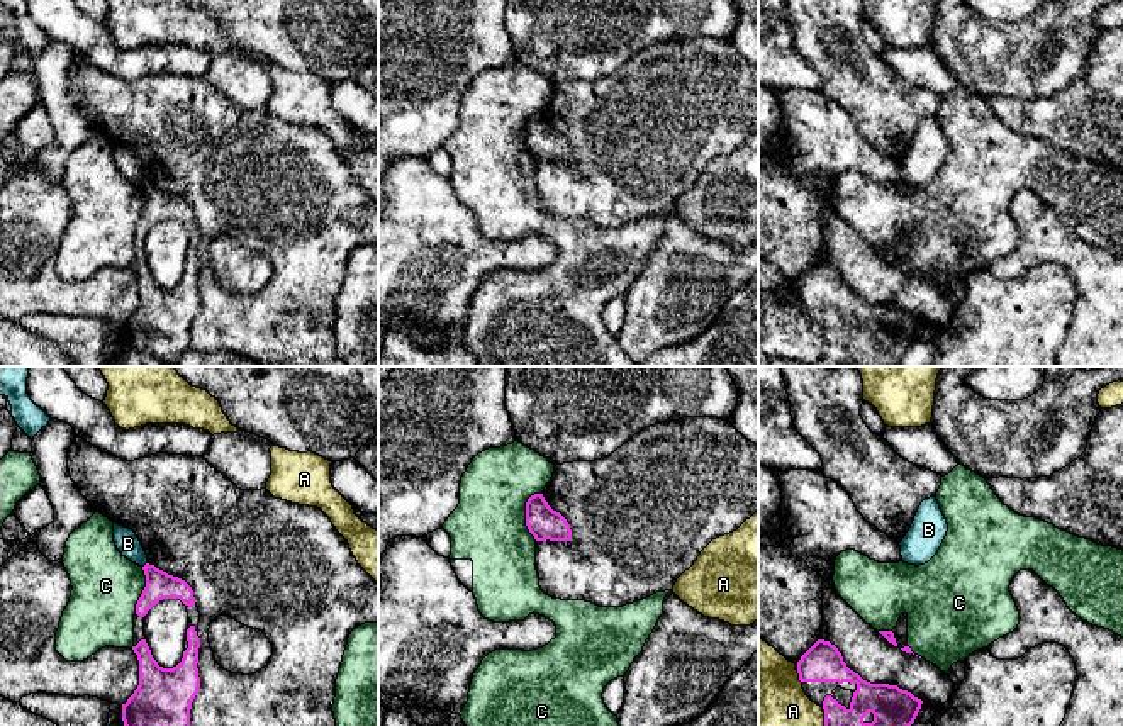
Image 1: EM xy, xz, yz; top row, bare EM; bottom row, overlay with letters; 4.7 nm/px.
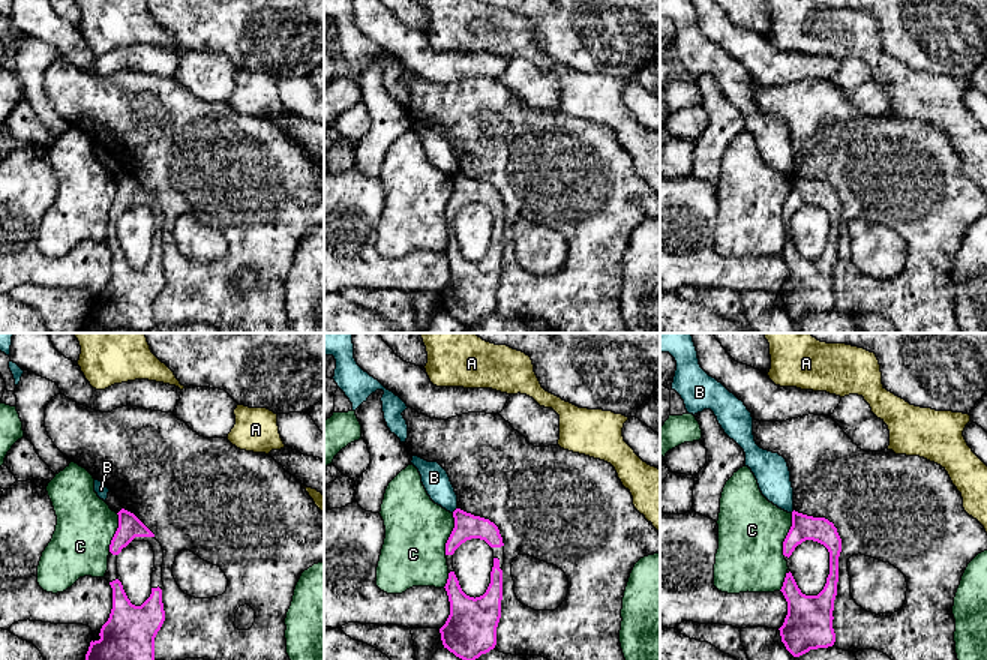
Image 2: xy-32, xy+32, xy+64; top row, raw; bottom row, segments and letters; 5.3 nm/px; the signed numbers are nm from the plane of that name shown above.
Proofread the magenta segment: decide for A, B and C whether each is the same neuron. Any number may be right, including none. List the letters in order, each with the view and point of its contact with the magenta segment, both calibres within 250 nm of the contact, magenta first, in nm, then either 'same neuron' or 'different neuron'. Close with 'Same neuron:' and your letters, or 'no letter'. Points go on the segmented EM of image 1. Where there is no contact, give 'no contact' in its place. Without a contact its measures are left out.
A: yz (825, 720) | 140/260 nm | different neuron
B: xy (145, 565) | 130/110 nm | different neuron
C: xz (526, 514) | 160/360 nm | different neuron
Same neuron: no letter

